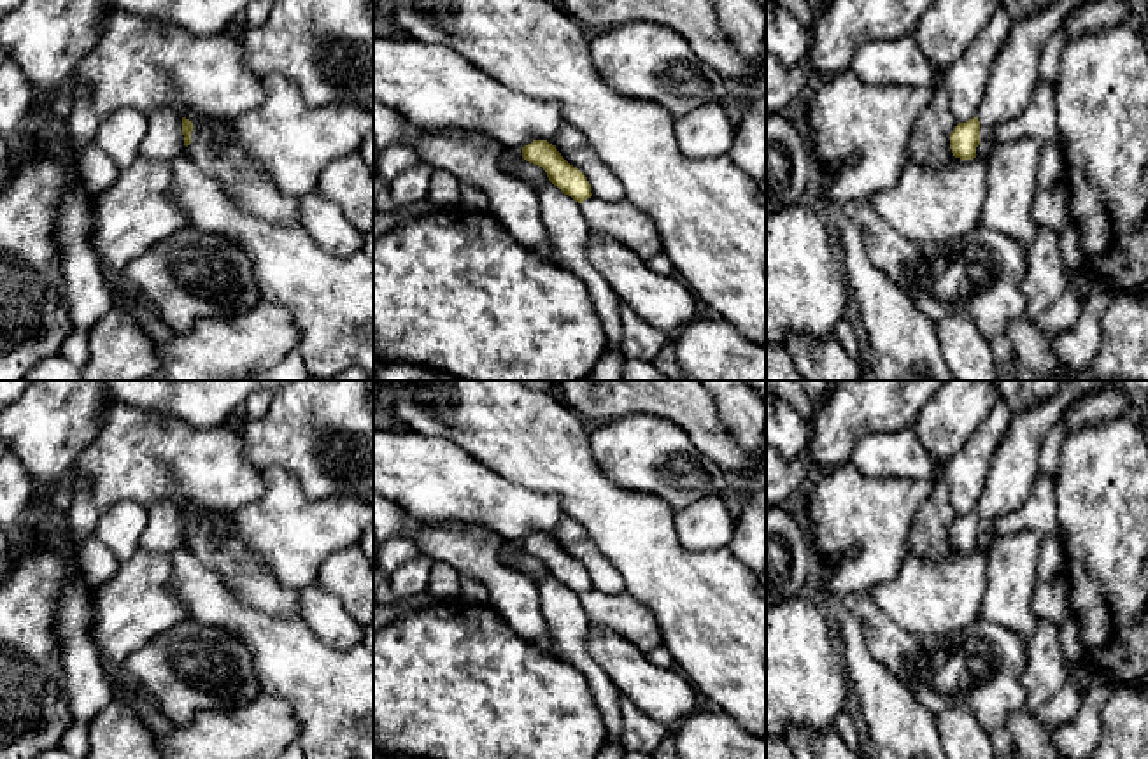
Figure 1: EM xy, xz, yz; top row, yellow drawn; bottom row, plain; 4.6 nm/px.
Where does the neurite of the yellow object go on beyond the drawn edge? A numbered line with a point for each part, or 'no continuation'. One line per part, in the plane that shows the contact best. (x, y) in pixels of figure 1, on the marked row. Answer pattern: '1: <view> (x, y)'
no continuation

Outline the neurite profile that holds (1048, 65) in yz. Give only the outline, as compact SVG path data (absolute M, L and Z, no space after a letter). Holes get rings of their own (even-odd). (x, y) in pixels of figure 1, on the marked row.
M1060 26L1055 30L1043 46L1043 51L1038 60L1038 75L1039 79L1052 82L1055 86L1060 74L1060 54L1067 42L1069 35Z

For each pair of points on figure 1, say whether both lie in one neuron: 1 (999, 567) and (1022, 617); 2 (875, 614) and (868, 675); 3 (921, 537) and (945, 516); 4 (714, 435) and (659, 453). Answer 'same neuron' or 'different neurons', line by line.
1: same neuron
2: different neurons
3: same neuron
4: different neurons

